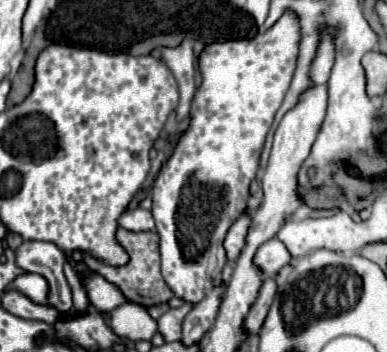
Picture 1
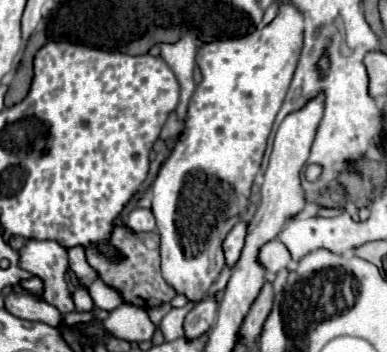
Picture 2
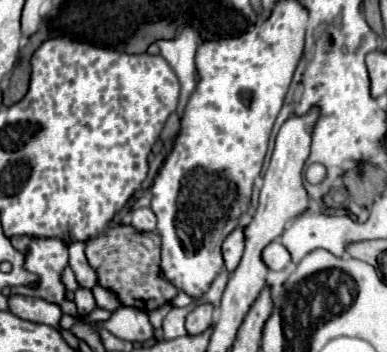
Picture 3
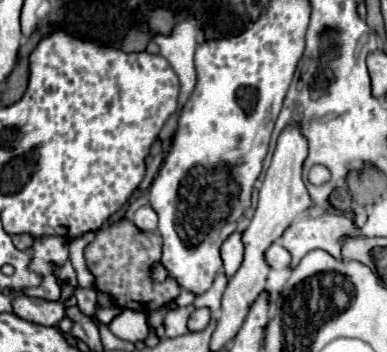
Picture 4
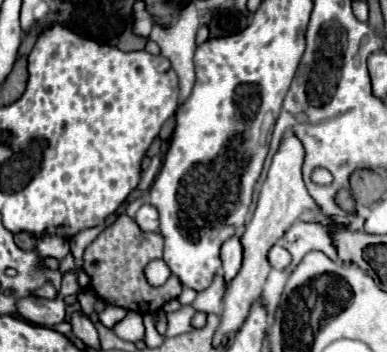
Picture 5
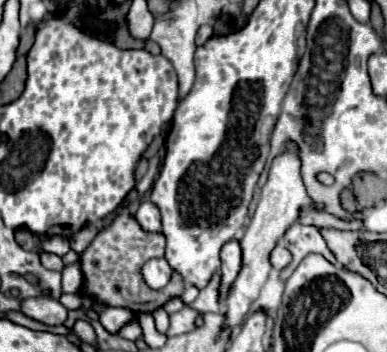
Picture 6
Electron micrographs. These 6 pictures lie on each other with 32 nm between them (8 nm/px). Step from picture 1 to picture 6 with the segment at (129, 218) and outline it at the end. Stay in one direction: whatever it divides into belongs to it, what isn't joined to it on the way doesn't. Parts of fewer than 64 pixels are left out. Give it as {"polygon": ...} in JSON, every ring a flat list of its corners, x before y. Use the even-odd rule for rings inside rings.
{"polygon":[[142,202,138,212,136,212,136,222,142,226,146,232,160,232,160,210,152,202]]}

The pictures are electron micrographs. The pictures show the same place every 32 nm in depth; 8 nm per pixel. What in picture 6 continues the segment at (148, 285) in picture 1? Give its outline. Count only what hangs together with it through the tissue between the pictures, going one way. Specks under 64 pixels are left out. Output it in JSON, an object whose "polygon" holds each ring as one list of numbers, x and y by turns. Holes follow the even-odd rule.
{"polygon":[[120,212,116,220,108,228,104,228,82,254,82,272,86,276,86,286,82,288,82,294,96,296,106,306,128,308,134,314,154,312,162,308,170,298,182,294,184,282,168,282,164,288,152,290,144,282,140,270,150,258,164,256,164,244,166,240,160,232,146,232,128,212]]}

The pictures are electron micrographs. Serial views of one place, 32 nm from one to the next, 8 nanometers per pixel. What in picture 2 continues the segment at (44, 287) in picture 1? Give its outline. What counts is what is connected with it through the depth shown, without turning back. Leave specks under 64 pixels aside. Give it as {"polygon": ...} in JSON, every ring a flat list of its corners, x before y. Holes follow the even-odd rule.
{"polygon":[[32,276,32,278,26,278,26,280,20,280,20,286,34,298,42,298,42,292,44,292,44,282,38,278,38,276]]}

